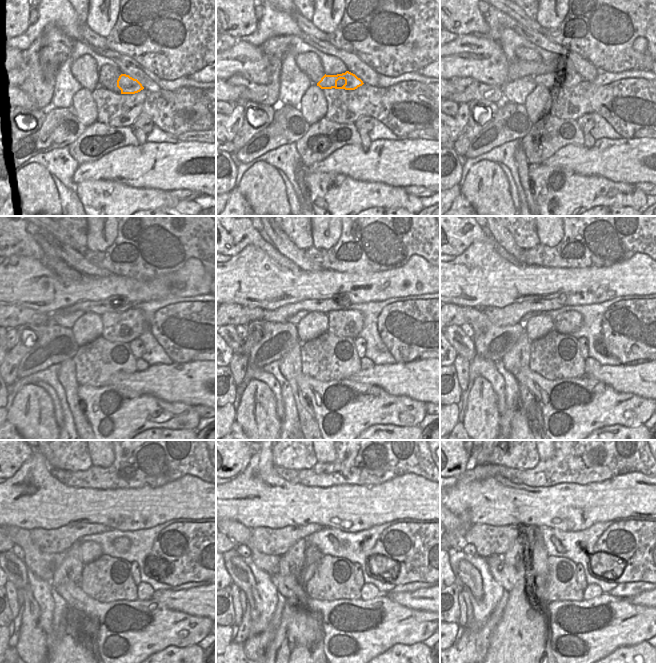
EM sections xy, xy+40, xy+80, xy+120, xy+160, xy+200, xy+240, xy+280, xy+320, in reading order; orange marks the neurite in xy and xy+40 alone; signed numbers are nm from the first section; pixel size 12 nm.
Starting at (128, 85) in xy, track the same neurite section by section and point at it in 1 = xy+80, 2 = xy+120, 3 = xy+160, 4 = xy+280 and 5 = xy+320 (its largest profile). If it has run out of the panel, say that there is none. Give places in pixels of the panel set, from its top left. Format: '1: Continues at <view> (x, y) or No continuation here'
1: Continues at xy+80 (551, 81)
2: Continues at xy+120 (106, 305)
3: Continues at xy+160 (281, 315)
4: Continues at xy+280 (269, 541)
5: Continues at xy+320 (488, 540).

